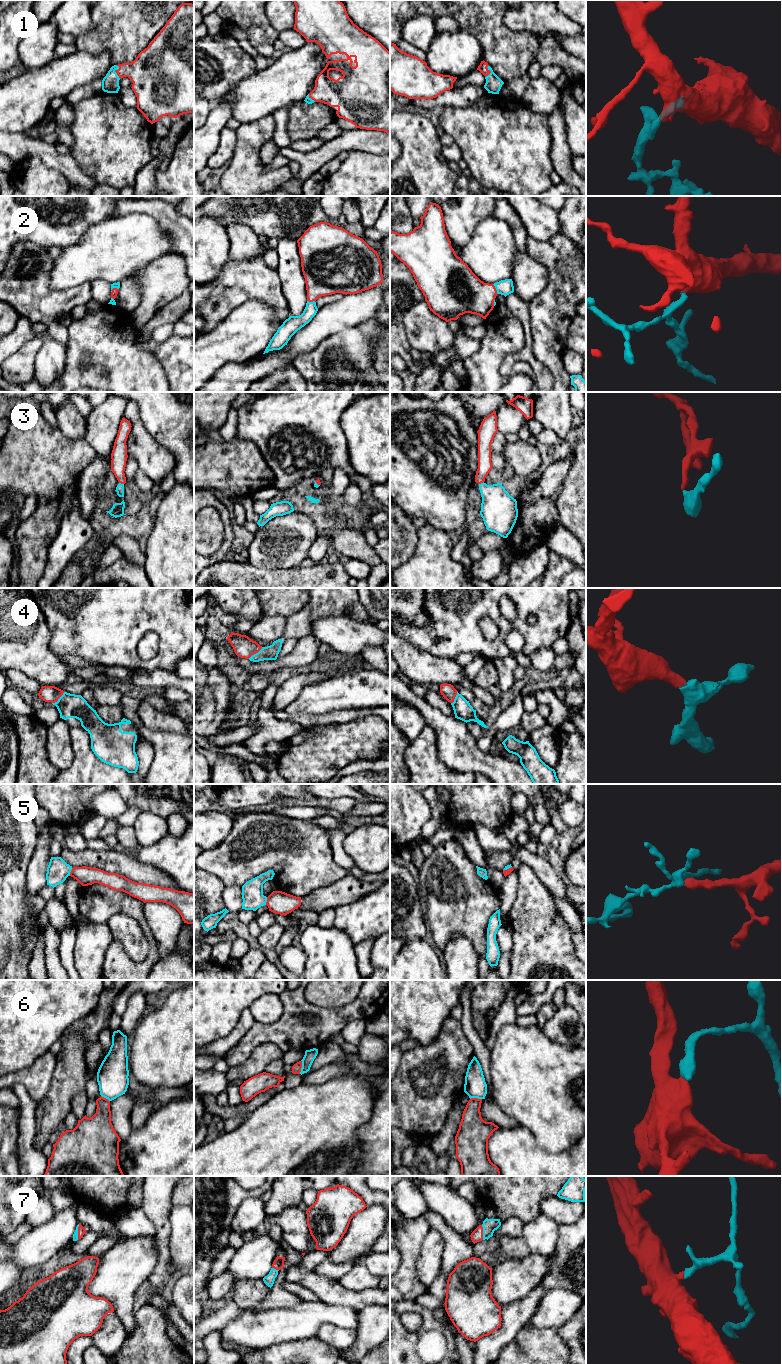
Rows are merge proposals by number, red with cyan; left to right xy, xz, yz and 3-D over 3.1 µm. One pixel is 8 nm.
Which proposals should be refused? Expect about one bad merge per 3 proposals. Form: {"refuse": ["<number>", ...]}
{"refuse": ["6"]}

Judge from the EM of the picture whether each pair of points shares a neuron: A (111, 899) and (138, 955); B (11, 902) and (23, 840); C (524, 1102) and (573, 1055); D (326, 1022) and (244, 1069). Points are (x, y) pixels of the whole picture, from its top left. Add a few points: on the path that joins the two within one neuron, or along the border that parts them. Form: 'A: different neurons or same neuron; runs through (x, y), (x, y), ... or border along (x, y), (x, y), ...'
A: different neurons; border along (106, 922), (113, 915), (125, 914), (139, 925)
B: same neuron; runs through (11, 887), (11, 880), (22, 869), (23, 855)
C: same neuron; runs through (536, 1090), (561, 1067)
D: different neurons; border along (256, 1046), (262, 1043), (273, 1043), (283, 1053)

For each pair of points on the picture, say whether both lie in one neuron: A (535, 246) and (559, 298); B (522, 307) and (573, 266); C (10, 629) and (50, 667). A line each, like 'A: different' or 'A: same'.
A: same
B: different
C: same

